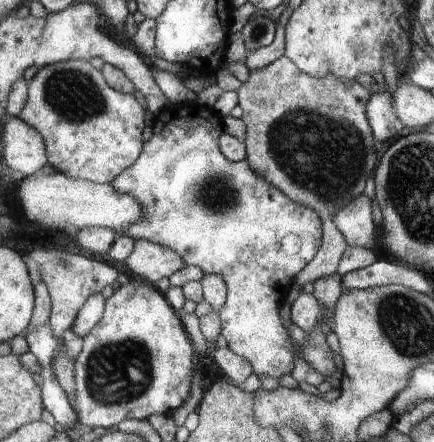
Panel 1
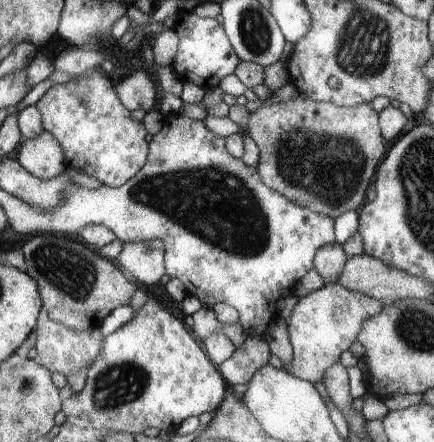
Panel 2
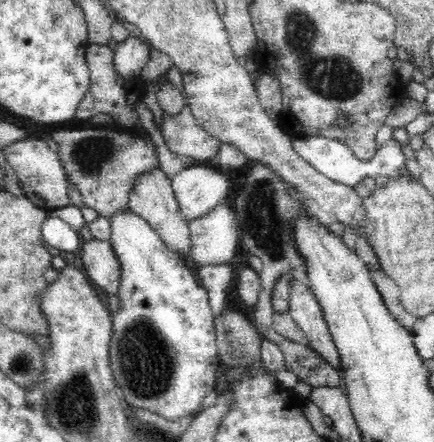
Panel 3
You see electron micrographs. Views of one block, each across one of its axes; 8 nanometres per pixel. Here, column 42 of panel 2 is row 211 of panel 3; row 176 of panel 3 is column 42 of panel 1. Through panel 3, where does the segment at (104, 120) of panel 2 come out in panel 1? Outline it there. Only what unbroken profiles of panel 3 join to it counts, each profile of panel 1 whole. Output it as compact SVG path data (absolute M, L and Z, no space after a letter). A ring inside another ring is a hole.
M65 60L43 66L29 82L29 98L17 112L17 118L41 134L45 140L47 164L55 172L73 180L87 180L93 184L113 184L117 176L141 156L141 130L145 108L131 94L119 94L107 82L101 70L95 70L87 60Z

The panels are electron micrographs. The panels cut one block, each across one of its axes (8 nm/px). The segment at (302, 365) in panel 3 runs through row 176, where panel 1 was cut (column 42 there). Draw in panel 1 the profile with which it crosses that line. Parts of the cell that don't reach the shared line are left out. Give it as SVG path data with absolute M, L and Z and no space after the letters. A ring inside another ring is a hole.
M33 248L27 254L41 272L41 280L45 282L45 286L49 288L49 298L51 298L51 312L49 312L49 328L53 332L53 336L59 340L59 350L55 354L55 362L51 362L51 370L53 376L57 380L57 384L65 390L69 404L73 404L73 360L71 356L67 356L65 346L63 346L63 332L73 328L73 320L77 320L77 312L81 312L81 308L85 308L85 300L89 300L89 296L99 294L99 290L107 284L113 284L117 280L117 270L105 262L93 260L93 258L85 258L81 254L73 254L67 250L55 250L55 248Z

